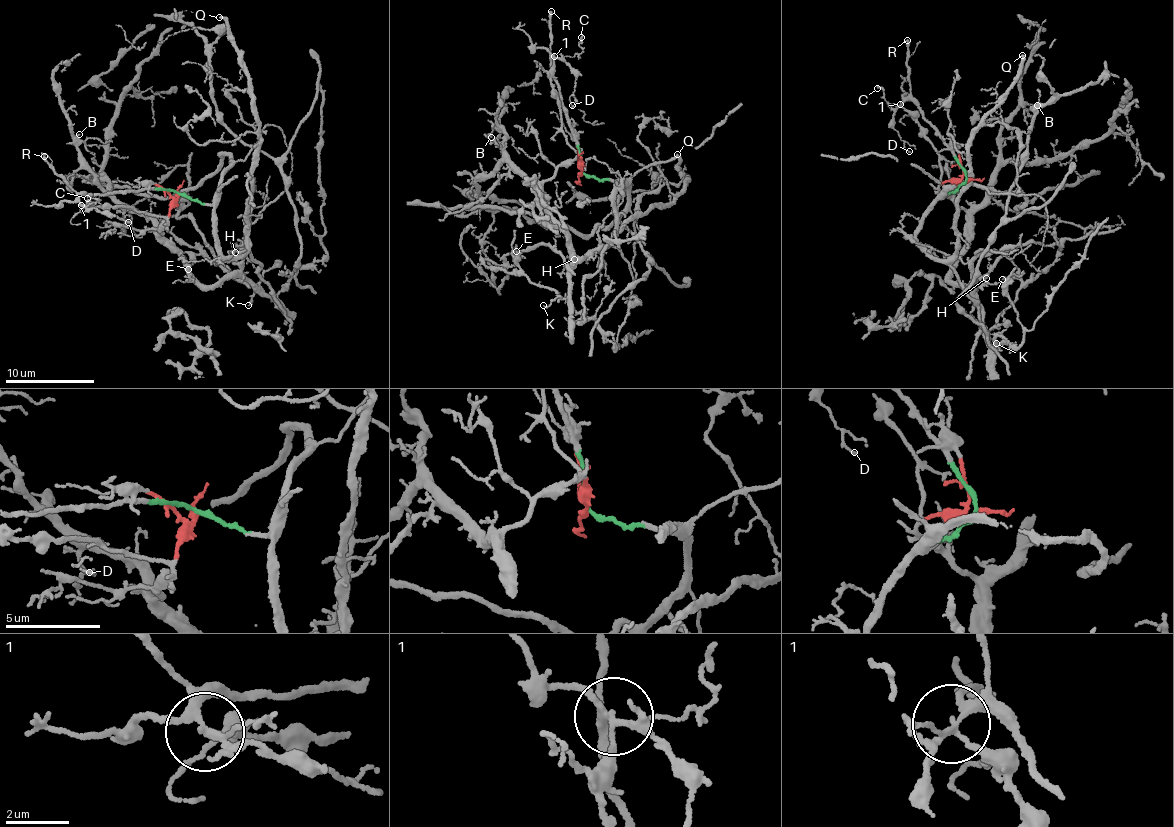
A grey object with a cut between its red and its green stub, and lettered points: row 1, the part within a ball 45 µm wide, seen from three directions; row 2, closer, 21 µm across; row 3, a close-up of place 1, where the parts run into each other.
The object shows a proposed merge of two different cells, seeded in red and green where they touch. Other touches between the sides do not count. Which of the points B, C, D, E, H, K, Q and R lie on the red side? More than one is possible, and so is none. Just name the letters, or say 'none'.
B, E, H, K

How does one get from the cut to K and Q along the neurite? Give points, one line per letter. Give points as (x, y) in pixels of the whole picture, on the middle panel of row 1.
K: (581, 173), (577, 157), (539, 186), (545, 205), (565, 234), (569, 258), (566, 272), (571, 293), (543, 305)
Q: (581, 173), (619, 181), (614, 231), (686, 189), (690, 180), (676, 154)

